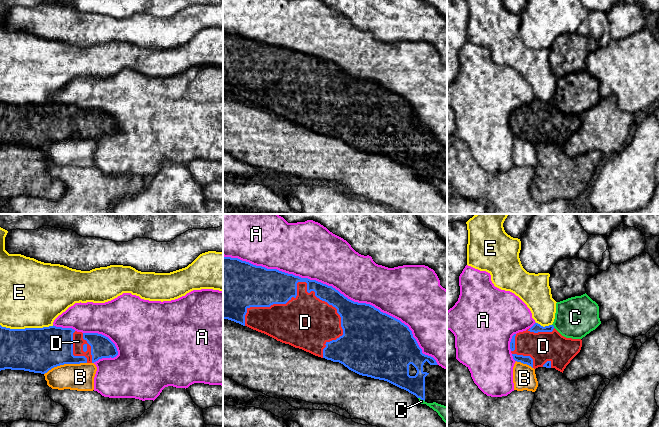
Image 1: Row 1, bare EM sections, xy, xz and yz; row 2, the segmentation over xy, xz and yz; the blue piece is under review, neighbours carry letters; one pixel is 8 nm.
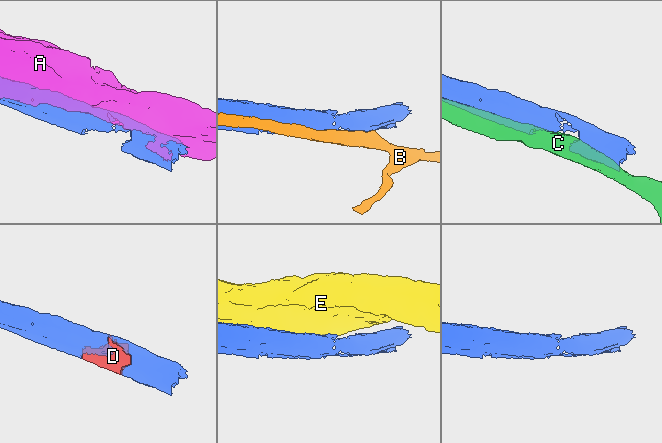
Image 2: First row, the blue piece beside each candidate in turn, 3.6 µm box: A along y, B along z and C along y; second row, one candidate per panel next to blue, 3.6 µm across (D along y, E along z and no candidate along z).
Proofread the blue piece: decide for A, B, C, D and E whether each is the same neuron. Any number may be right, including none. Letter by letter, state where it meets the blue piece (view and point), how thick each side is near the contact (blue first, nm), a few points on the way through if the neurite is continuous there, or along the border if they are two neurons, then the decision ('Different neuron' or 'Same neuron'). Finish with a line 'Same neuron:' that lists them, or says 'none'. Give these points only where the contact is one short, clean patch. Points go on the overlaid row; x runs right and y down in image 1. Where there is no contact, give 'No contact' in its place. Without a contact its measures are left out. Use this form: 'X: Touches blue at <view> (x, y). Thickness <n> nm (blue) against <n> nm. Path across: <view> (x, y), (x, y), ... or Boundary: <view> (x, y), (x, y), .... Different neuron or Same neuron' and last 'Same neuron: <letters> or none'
A: Touches blue at xz (337, 290). Thickness 220 nm (blue) against 400 nm. Different neuron
B: Touches blue at xy (65, 363). Thickness 360 nm (blue) against 220 nm. Different neuron
C: Touches blue at xz (421, 399). Thickness 150 nm (blue) against 110 nm. Different neuron
D: Touches blue at xz (296, 285). Thickness 300 nm (blue) against 320 nm. Same neuron
E: Touches blue at xy (27, 328). Thickness 360 nm (blue) against 500 nm. Different neuron
Same neuron: D

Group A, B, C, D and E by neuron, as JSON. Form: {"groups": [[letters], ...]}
{"groups": [["A"], ["B"], ["C"], ["D"], ["E"]]}

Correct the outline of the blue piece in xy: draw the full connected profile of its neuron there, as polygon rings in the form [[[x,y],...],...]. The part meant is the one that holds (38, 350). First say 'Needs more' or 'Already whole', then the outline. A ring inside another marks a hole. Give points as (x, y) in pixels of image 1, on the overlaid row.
Needs more. [[[0,325],[0,371],[11,369],[45,374],[60,365],[94,363],[117,355],[115,344],[102,334],[82,333],[54,325],[25,329],[10,329]]]

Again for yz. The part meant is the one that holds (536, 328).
Needs more. [[[538,323],[526,331],[514,334],[510,342],[515,361],[534,369],[555,368],[562,373],[581,347],[581,339],[566,338],[553,325],[543,327]]]

